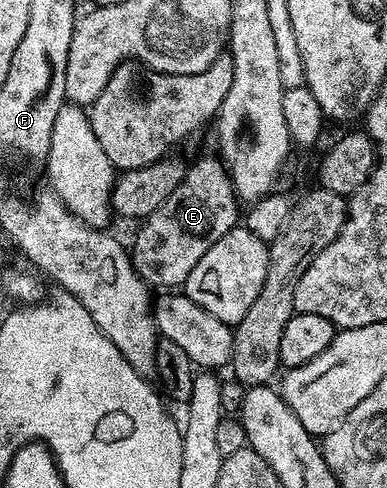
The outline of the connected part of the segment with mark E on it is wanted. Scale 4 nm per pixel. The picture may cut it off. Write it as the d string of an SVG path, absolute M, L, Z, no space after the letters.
M217 156L202 157L195 165L191 164L187 168L184 179L152 215L141 222L138 234L134 237L134 247L132 246L132 258L134 269L139 273L147 285L158 291L170 291L173 285L185 286L188 275L192 275L192 267L204 259L204 251L212 247L228 231L232 231L240 221L240 202L238 194L234 192L234 185L230 181L230 172L222 164Z

